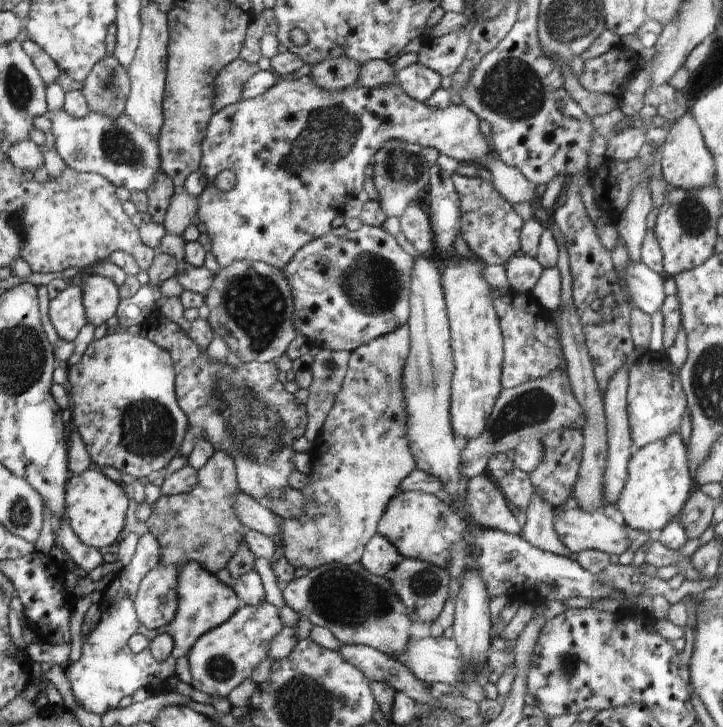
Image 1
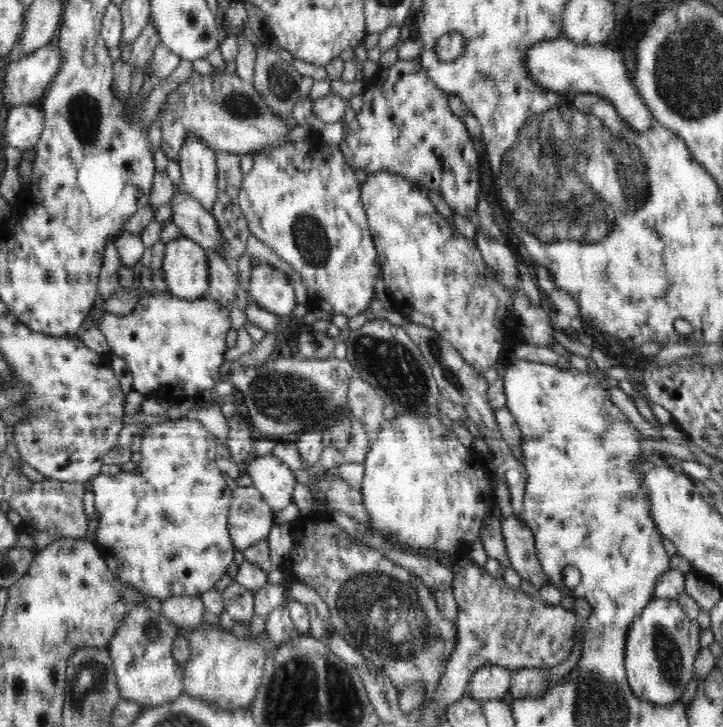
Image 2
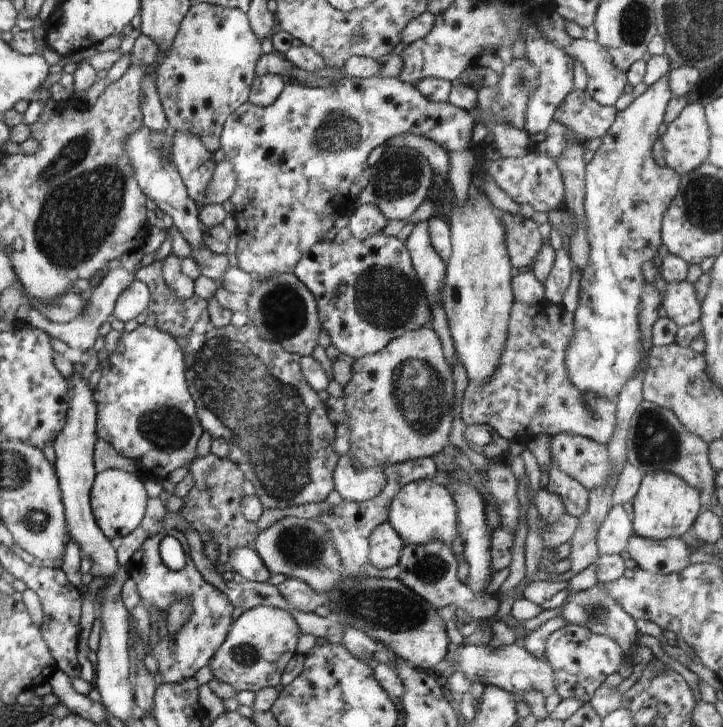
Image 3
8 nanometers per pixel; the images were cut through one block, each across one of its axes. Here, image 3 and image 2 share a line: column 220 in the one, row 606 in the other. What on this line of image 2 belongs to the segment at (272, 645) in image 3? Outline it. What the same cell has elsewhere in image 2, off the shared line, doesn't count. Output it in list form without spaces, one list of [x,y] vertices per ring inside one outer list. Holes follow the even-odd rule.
[[[654,595],[644,610],[632,621],[625,638],[625,673],[632,693],[640,701],[648,701],[657,705],[670,705],[679,701],[686,690],[690,677],[694,675],[694,660],[700,647],[701,628],[697,620],[690,620],[682,605],[670,598],[659,598]]]

